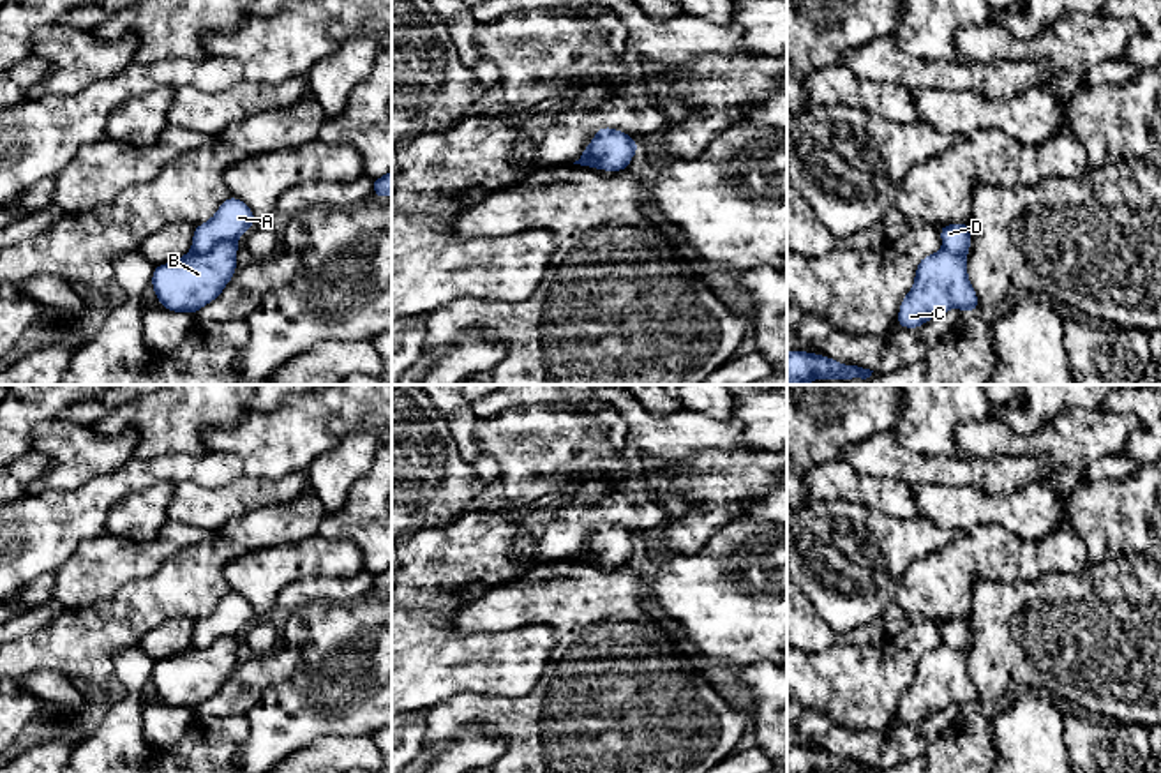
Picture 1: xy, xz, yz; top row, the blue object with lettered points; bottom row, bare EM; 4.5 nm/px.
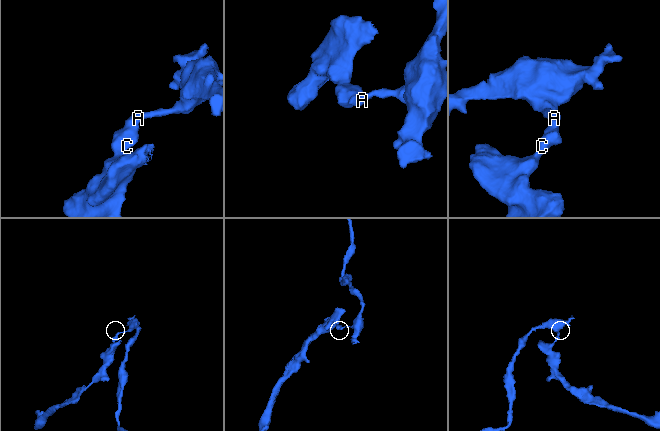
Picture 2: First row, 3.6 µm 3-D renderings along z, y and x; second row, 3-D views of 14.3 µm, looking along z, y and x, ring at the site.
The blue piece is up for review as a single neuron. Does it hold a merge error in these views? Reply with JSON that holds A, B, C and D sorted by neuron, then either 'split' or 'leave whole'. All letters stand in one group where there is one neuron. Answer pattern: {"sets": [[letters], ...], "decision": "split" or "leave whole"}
{"sets": [["A", "D"], ["B", "C"]], "decision": "split"}

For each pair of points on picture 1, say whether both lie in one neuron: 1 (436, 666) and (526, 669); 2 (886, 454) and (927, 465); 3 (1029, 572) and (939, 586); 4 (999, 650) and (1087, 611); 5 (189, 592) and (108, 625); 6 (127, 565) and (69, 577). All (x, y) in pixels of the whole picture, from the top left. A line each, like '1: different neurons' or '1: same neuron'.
1: same neuron
2: same neuron
3: same neuron
4: same neuron
5: same neuron
6: same neuron

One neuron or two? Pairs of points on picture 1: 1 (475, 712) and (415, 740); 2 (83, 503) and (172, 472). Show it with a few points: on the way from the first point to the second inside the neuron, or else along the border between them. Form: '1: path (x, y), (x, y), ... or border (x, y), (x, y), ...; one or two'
1: border (420, 713), (426, 743); two
2: path (104, 493), (138, 473), (150, 472); one

